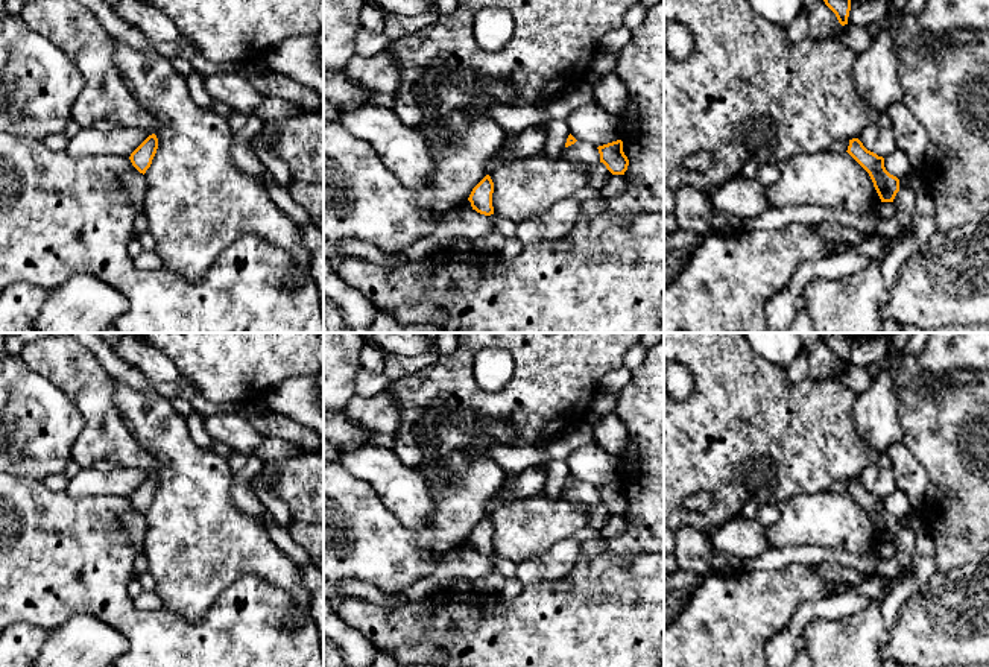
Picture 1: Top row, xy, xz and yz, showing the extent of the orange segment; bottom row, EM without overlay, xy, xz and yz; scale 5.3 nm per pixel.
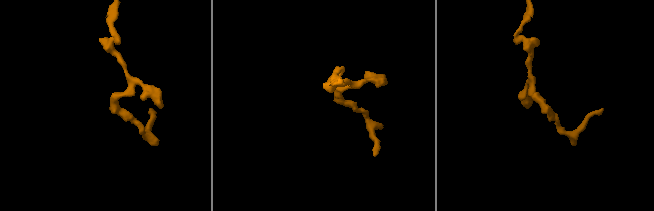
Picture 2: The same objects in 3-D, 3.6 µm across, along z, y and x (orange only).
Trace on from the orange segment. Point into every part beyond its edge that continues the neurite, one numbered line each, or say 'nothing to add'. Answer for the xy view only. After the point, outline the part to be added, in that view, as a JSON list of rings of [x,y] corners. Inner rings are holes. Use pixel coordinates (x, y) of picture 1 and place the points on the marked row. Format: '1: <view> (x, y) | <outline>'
nothing to add

